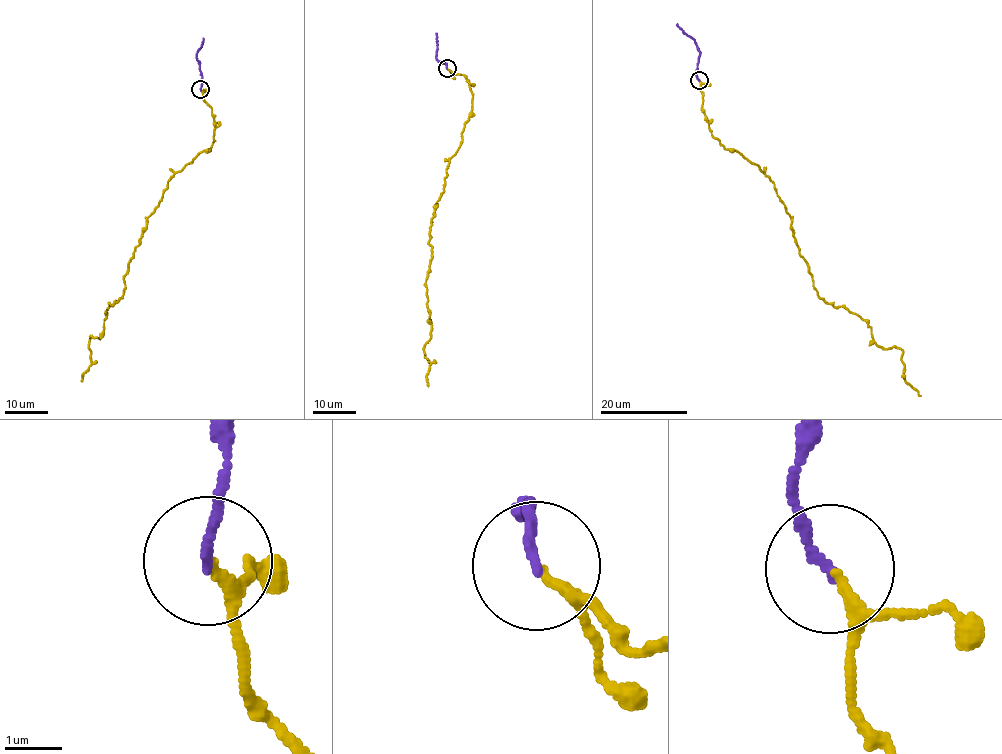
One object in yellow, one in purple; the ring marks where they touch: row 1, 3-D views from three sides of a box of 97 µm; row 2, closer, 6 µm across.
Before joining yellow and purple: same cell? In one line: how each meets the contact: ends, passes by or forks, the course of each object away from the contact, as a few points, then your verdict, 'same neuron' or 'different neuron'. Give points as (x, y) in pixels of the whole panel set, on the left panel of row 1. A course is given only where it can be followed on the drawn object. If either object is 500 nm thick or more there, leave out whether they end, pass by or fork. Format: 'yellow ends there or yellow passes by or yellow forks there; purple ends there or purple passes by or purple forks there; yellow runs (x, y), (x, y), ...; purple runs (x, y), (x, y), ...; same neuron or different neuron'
yellow passes by; purple ends there; yellow runs (201, 89), (214, 140), (174, 173), (146, 220), (103, 336), (89, 336), (81, 381); purple runs (201, 89), (202, 74), (197, 52), (203, 37); same neuron

